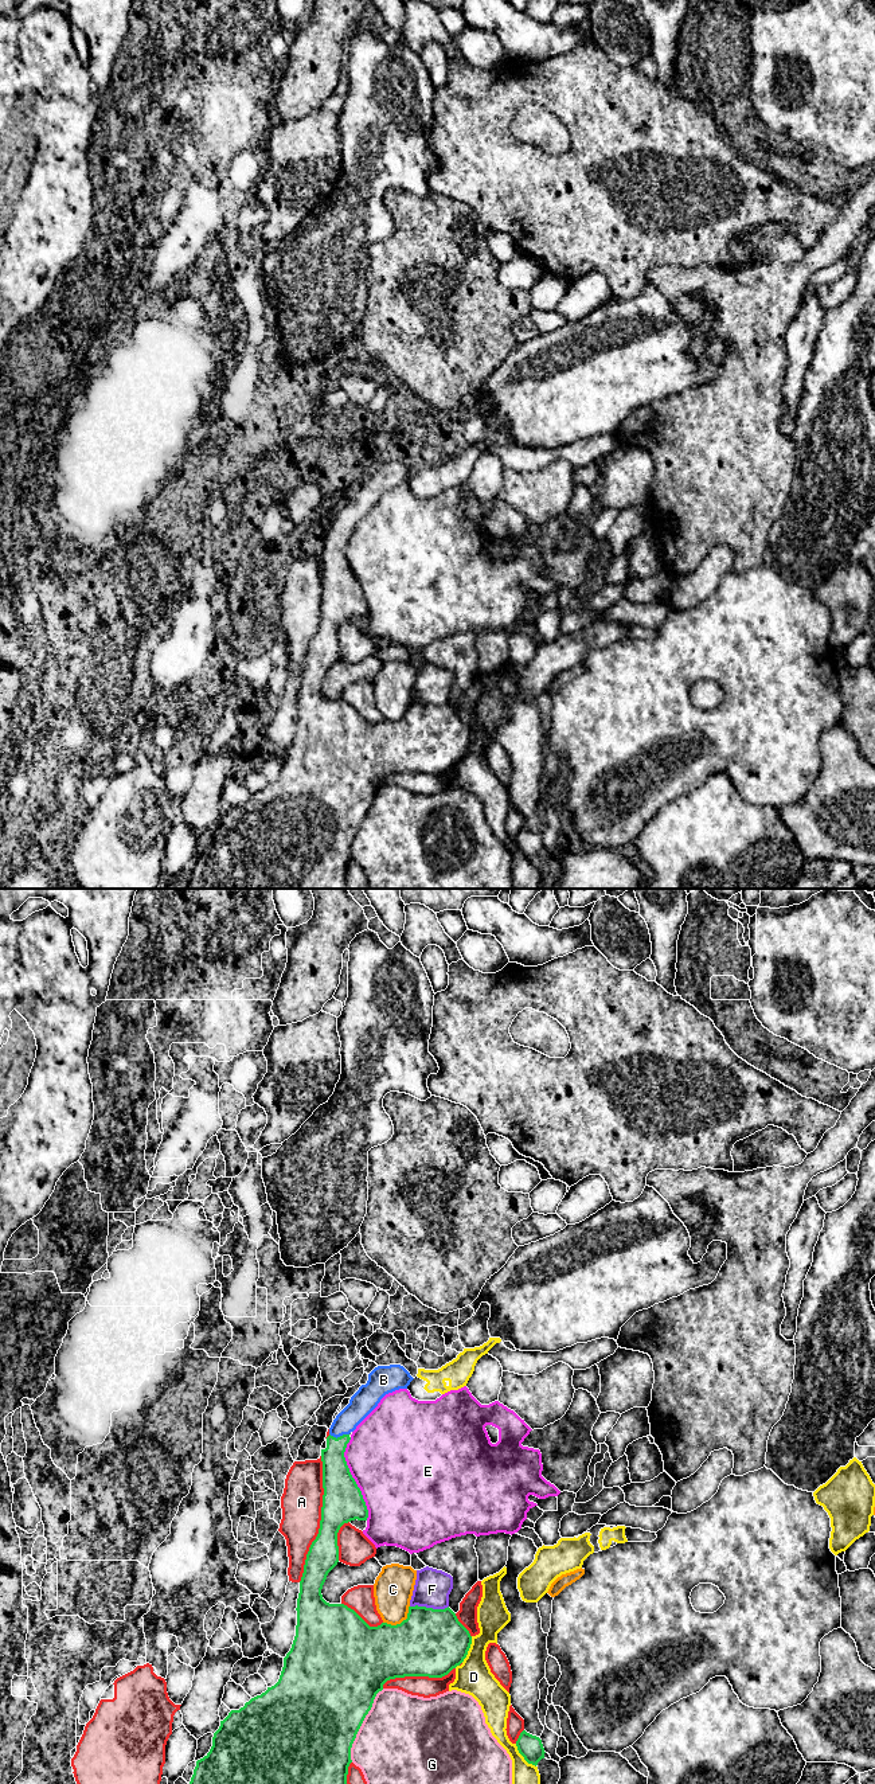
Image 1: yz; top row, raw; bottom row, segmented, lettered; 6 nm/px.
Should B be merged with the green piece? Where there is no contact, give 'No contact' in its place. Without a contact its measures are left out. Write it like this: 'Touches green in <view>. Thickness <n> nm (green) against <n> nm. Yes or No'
Touches green in yz. Thickness 180 nm (green) against 150 nm. Yes

